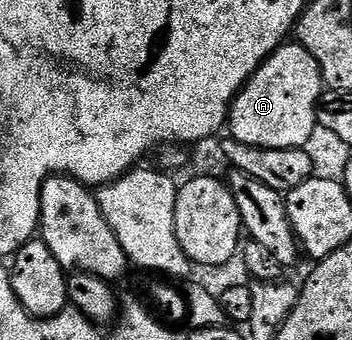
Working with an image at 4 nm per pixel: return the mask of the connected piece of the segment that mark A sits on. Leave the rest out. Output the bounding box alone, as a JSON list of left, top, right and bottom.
[227,42,322,149]

